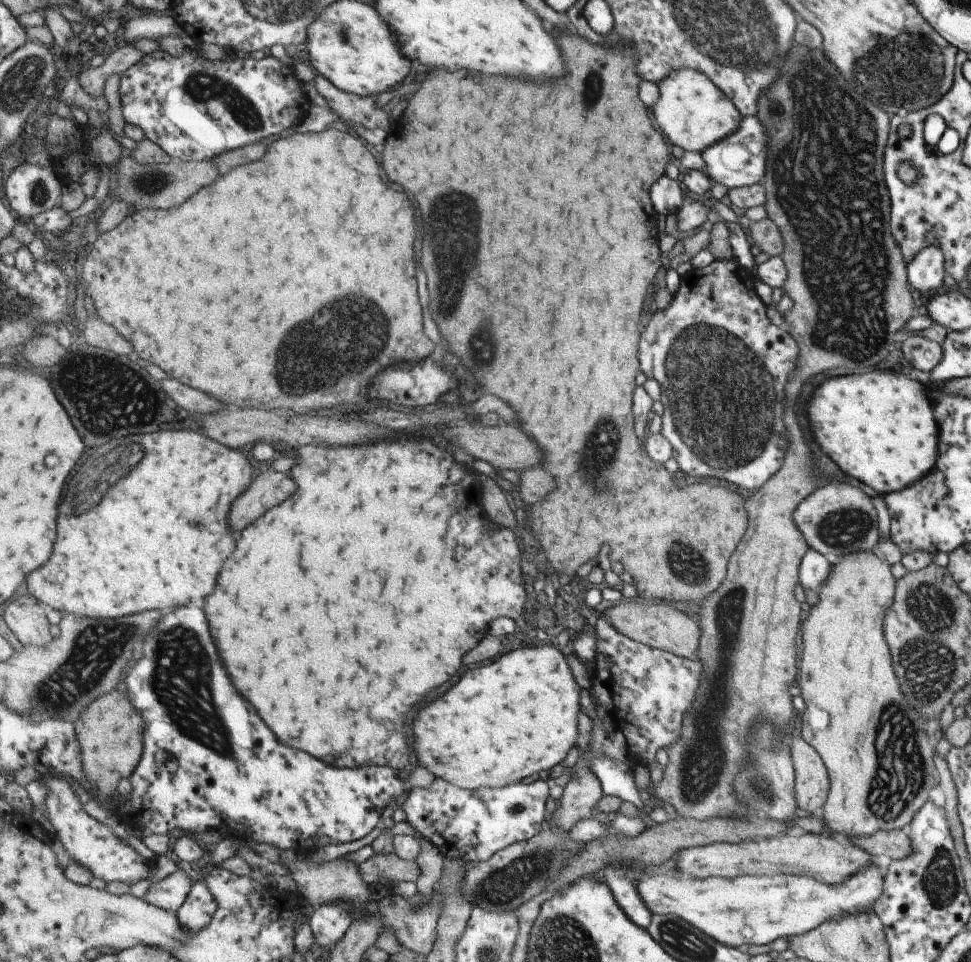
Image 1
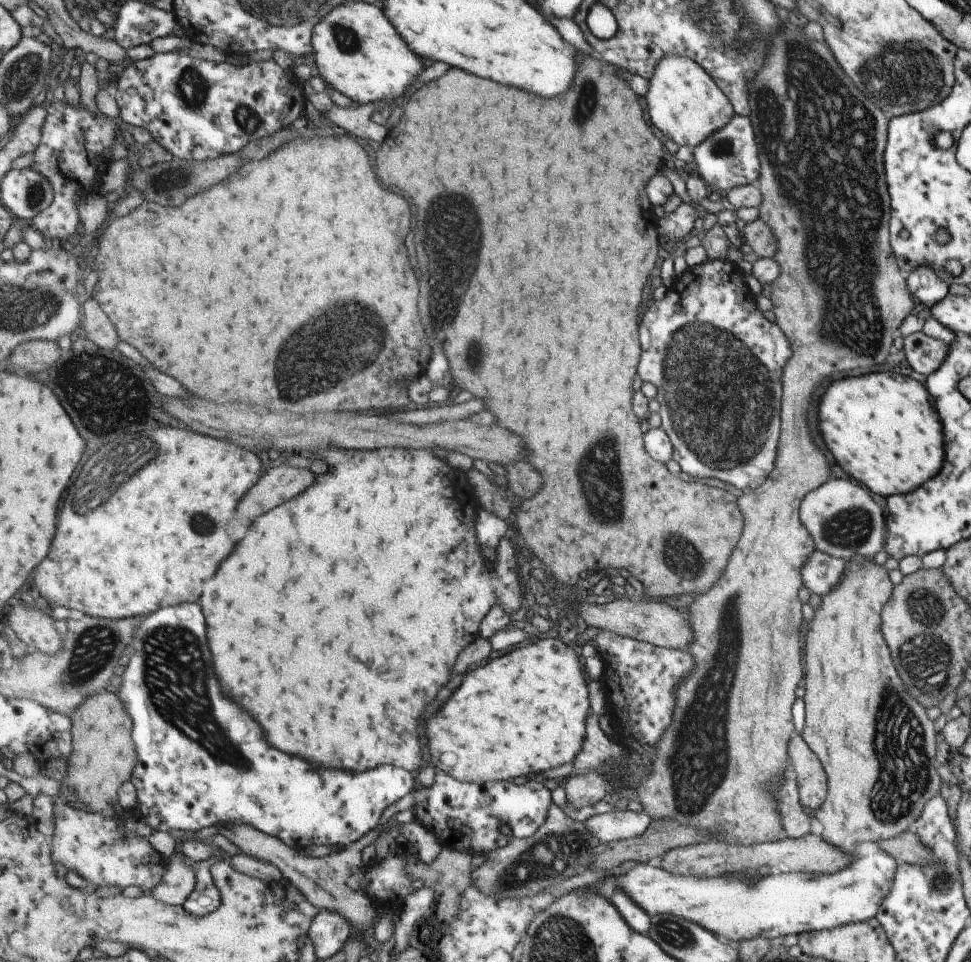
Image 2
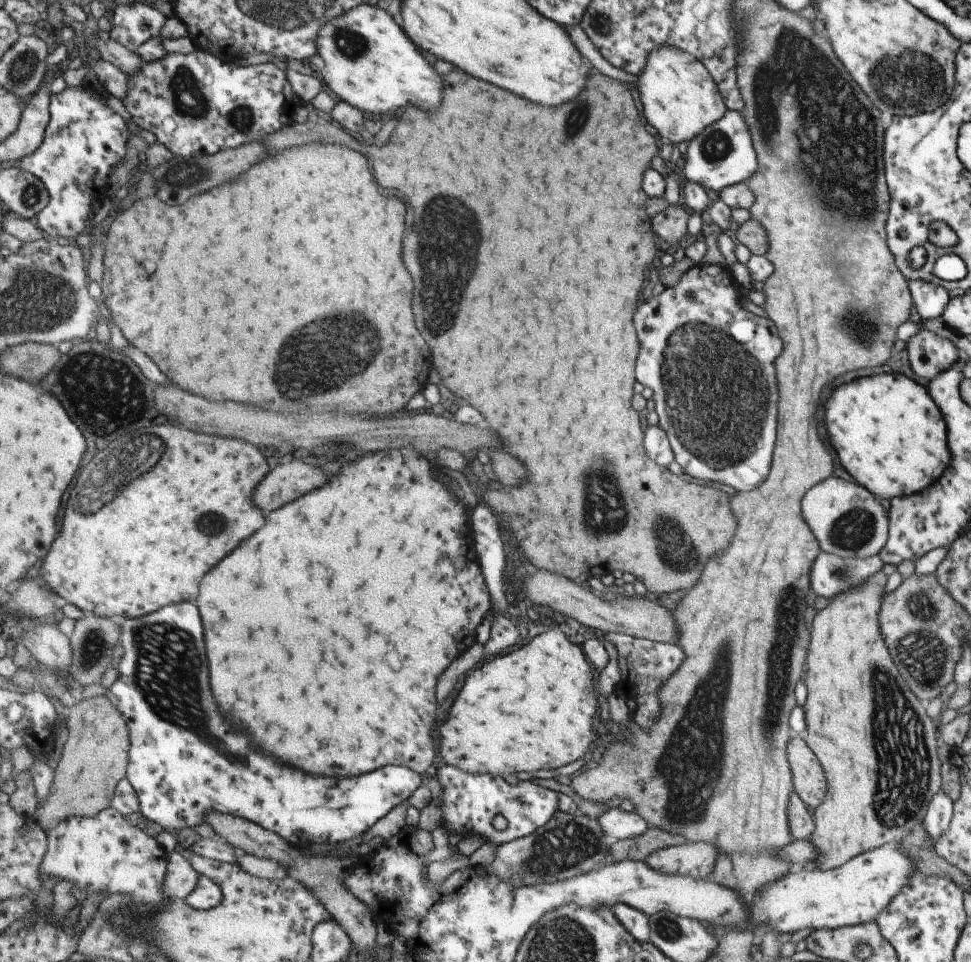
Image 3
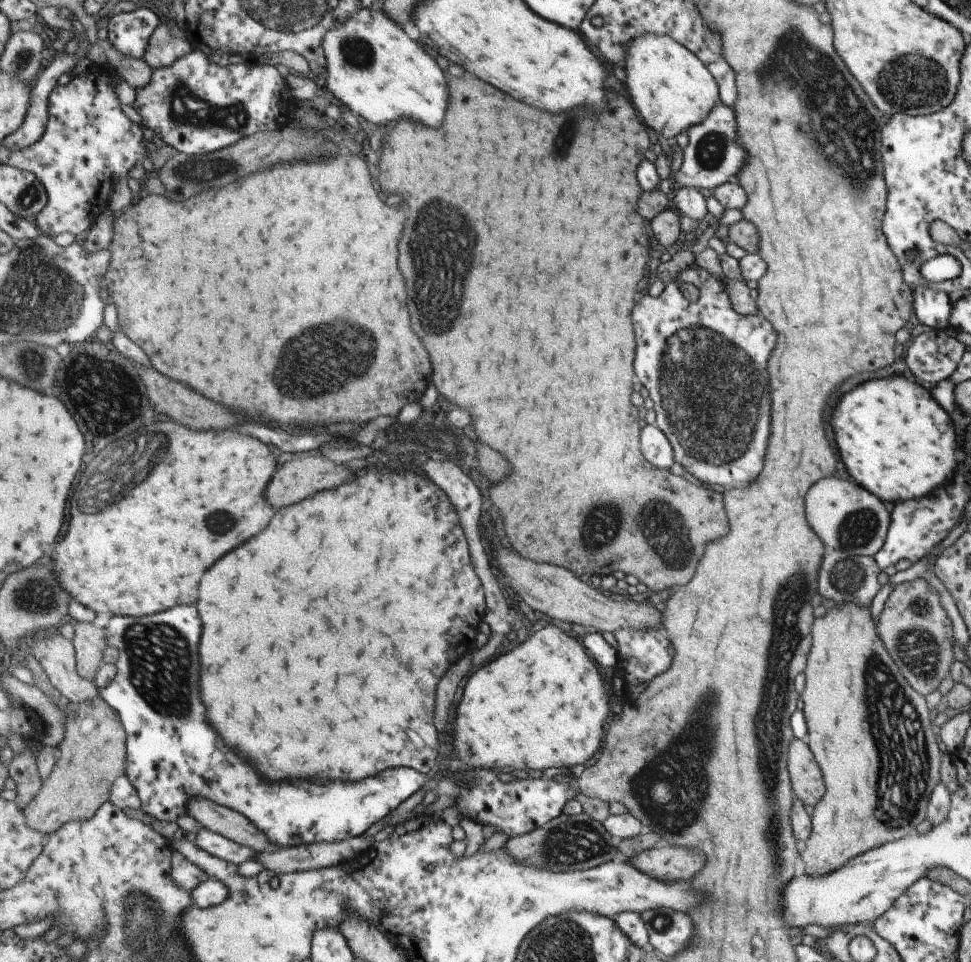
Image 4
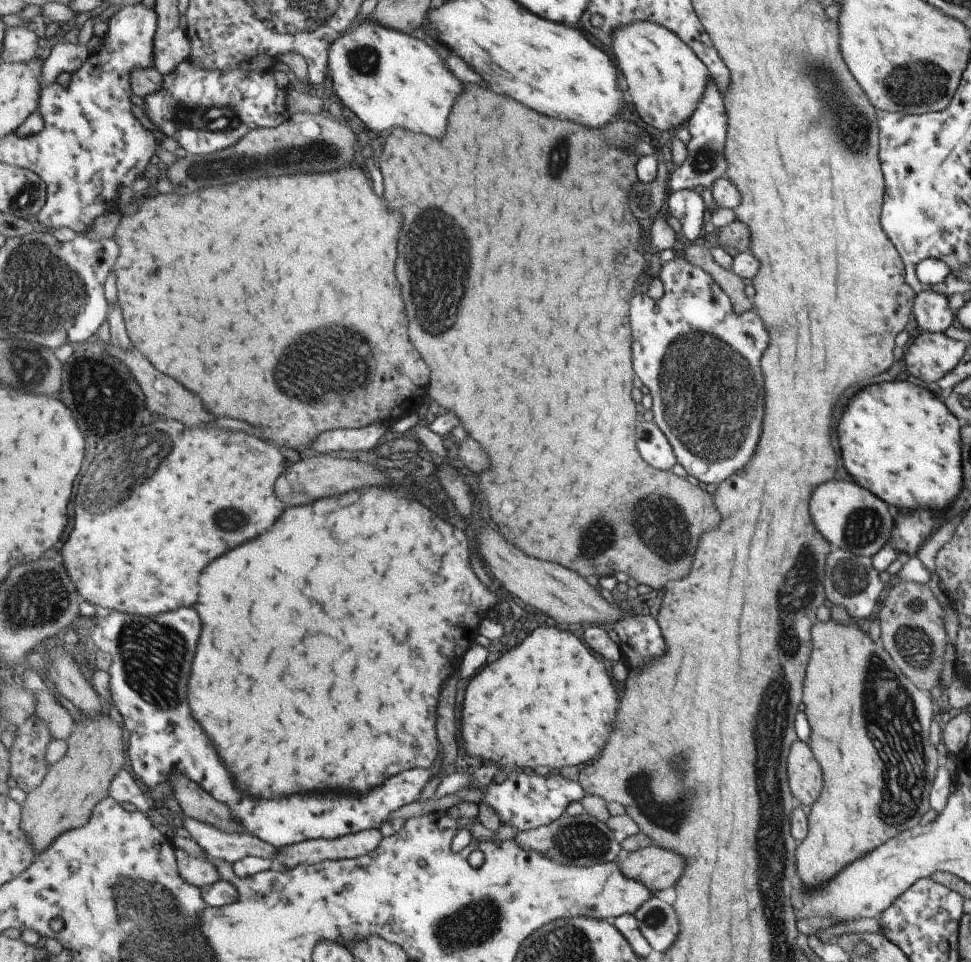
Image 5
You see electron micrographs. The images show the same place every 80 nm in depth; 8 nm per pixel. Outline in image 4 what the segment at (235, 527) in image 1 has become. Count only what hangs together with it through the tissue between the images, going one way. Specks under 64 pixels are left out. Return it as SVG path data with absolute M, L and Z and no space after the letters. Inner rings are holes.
M317 452L300 454L295 459L286 462L275 472L274 477L268 484L267 490L269 492L265 492L265 494L269 496L269 504L273 504L273 508L279 510L279 508L291 506L295 502L301 502L307 496L313 496L317 492L339 488L351 476L353 476L353 472L349 468L345 468L342 464L335 464L335 462L323 458Z

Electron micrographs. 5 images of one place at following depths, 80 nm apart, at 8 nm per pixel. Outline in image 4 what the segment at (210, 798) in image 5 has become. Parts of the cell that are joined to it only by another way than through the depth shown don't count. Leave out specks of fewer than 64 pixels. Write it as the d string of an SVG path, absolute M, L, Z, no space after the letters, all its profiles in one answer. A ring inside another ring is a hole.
M191 799L187 814L197 820L203 828L221 833L239 844L255 849L257 853L281 850L271 846L272 840L267 833L253 824L250 818L211 799Z

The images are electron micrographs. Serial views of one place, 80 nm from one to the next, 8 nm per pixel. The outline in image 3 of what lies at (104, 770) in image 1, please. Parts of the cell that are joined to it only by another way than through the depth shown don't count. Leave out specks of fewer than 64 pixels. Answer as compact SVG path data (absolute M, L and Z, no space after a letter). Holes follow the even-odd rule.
M106 692L94 697L70 703L70 713L66 719L68 739L63 744L61 758L55 769L51 796L48 801L34 812L34 818L42 828L49 831L57 823L70 816L94 817L112 806L119 783L128 776L130 766L130 730L120 708L106 695Z

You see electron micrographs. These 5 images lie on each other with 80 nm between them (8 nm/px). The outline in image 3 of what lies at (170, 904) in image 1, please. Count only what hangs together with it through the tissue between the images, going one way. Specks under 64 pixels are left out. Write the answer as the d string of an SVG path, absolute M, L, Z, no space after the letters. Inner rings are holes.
M171 852L168 860L168 874L164 880L164 895L173 901L185 901L198 887L200 873L192 861L179 852Z

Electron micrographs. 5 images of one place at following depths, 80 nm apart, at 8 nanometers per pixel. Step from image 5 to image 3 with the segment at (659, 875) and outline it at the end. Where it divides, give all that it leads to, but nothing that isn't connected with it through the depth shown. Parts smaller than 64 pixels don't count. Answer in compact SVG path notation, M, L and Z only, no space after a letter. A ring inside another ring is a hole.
M707 842L673 845L654 852L645 862L656 868L657 872L668 875L705 878L713 870L715 846Z

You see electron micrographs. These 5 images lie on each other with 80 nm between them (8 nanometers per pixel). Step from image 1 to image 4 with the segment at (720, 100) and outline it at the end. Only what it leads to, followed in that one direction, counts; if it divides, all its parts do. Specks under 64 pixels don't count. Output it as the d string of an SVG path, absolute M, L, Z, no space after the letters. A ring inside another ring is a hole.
M645 33L632 41L627 49L626 62L623 64L627 76L626 86L630 98L634 100L641 112L645 124L659 132L663 138L675 137L696 126L720 102L719 86L708 67L693 53L667 35Z

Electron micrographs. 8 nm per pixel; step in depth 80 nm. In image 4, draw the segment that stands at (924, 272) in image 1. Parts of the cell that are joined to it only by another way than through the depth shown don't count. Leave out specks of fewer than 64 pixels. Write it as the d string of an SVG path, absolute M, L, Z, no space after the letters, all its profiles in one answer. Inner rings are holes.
M918 286L912 290L913 314L919 324L925 324L931 329L946 328L951 306L948 294L935 290L933 286Z

